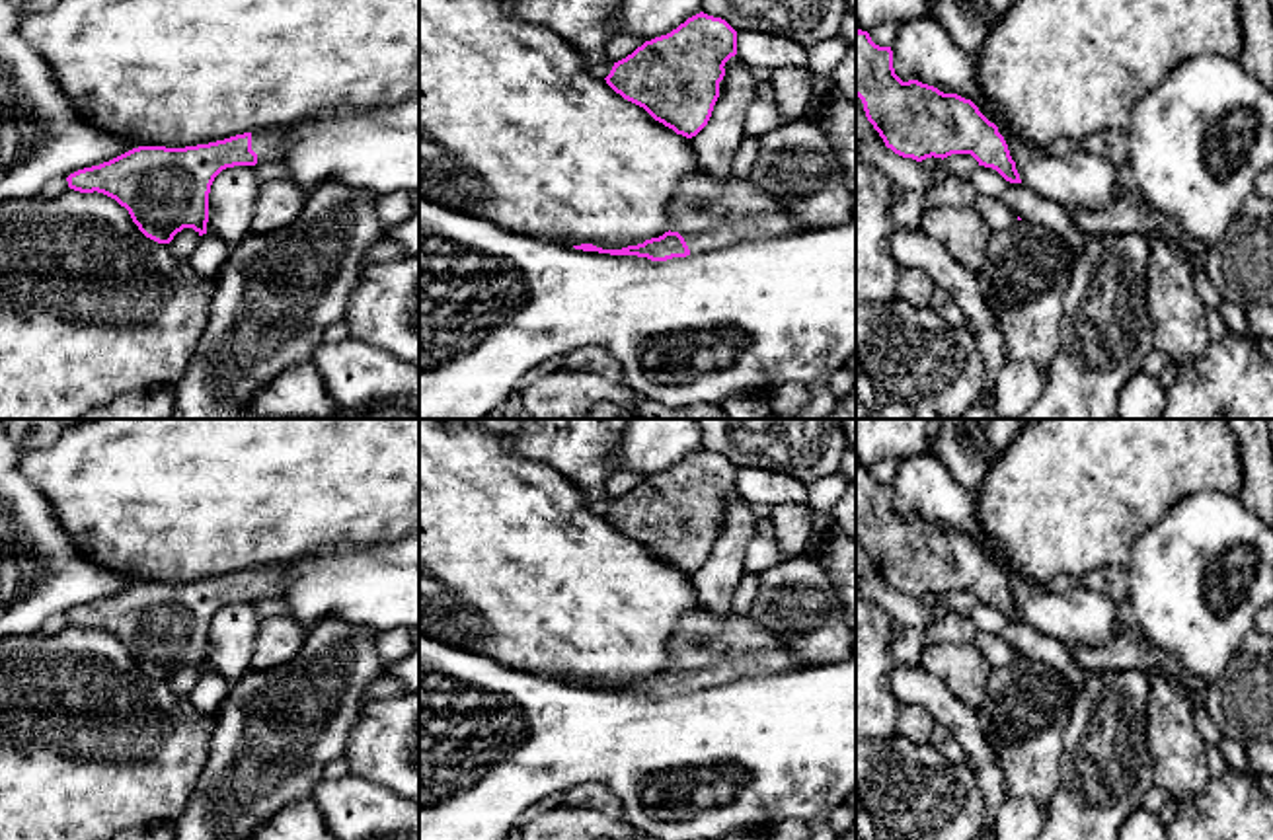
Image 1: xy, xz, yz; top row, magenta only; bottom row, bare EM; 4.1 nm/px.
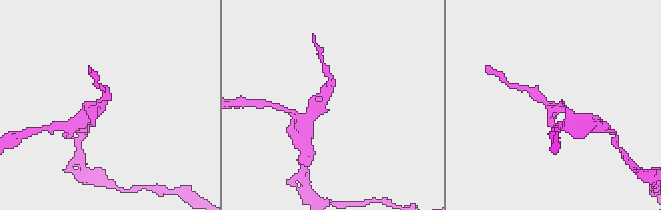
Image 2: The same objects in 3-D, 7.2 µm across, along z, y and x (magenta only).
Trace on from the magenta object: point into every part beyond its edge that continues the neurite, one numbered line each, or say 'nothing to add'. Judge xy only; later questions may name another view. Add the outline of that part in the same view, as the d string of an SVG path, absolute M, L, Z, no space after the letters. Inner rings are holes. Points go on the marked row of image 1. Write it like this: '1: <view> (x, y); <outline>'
1: xy (268, 145); M271 127L251 133L251 150L257 154L257 164L275 162L283 152L283 129Z

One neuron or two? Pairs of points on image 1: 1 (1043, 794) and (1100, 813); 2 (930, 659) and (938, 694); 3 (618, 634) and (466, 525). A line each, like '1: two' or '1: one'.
1: two
2: two
3: one

